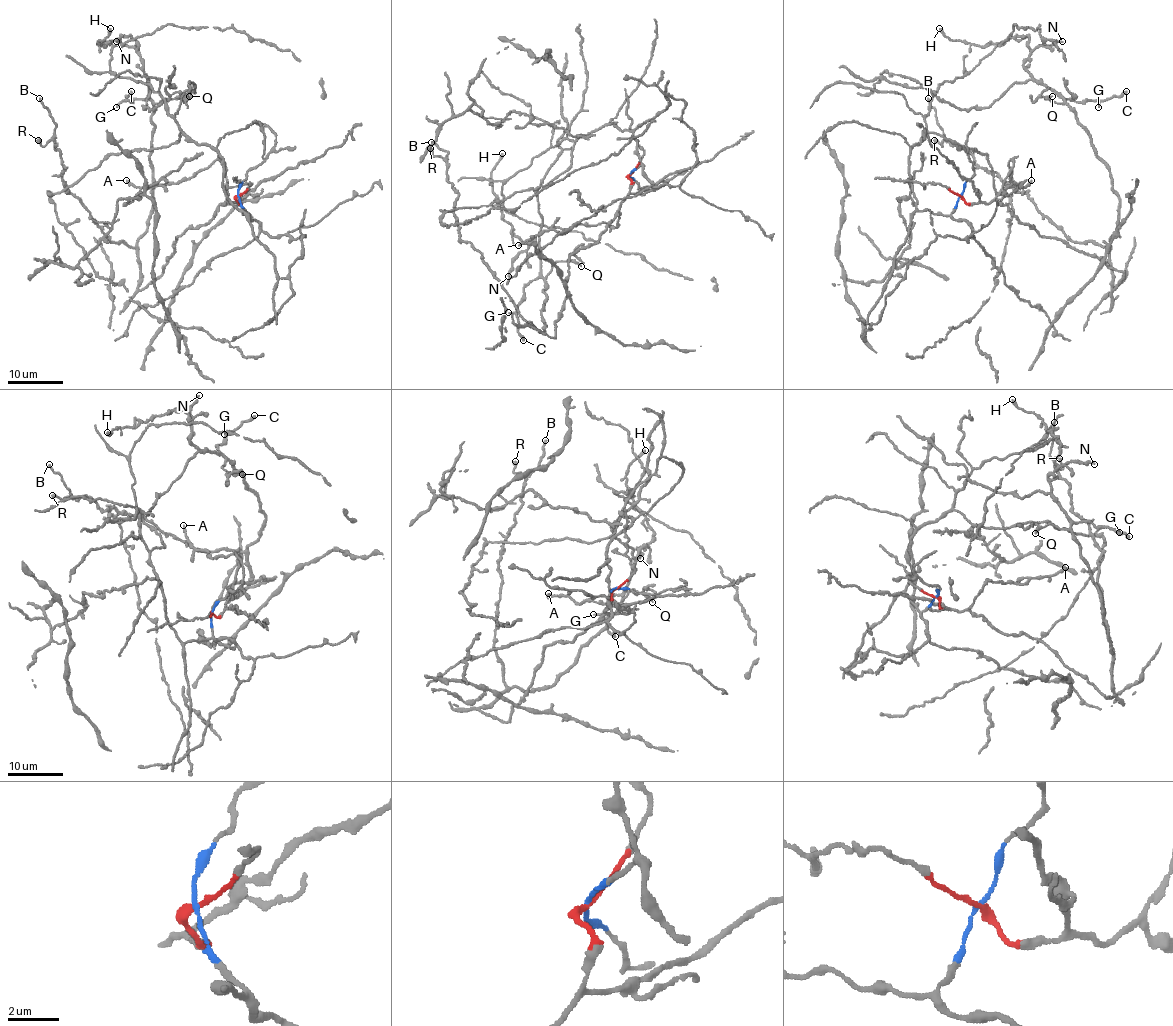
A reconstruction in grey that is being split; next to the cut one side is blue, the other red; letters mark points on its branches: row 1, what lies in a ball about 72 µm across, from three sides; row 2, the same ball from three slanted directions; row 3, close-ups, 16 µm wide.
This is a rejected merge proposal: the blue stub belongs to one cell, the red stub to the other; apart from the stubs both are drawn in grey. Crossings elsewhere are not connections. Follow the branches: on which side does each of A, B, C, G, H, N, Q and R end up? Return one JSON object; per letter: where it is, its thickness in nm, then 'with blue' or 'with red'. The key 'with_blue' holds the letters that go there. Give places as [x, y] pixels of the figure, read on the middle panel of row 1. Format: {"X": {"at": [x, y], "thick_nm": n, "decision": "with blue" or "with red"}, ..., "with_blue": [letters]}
{"A": {"at": [518, 245], "thick_nm": 240, "decision": "with red"}, "B": {"at": [431, 142], "thick_nm": 140, "decision": "with red"}, "C": {"at": [523, 340], "thick_nm": 300, "decision": "with red"}, "G": {"at": [508, 312], "thick_nm": 130, "decision": "with red"}, "H": {"at": [502, 153], "thick_nm": 320, "decision": "with red"}, "N": {"at": [508, 276], "thick_nm": 180, "decision": "with red"}, "Q": {"at": [581, 266], "thick_nm": 150, "decision": "with red"}, "R": {"at": [430, 148], "thick_nm": 320, "decision": "with red"}, "with_blue": []}

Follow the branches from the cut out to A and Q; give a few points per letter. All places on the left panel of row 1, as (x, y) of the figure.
A: (239, 195), (236, 199), (240, 203), (229, 202), (222, 161), (212, 161), (173, 184), (134, 187), (126, 180)
Q: (239, 195), (177, 237), (163, 271), (138, 289), (152, 106), (188, 96)

